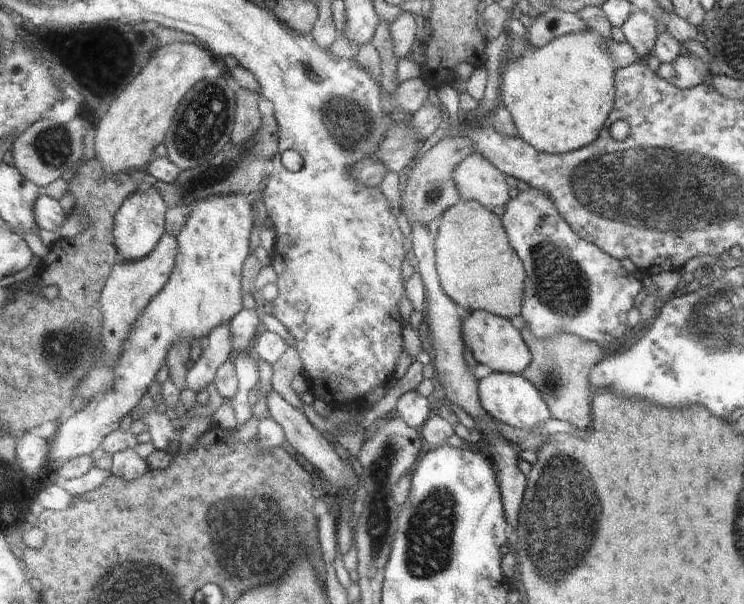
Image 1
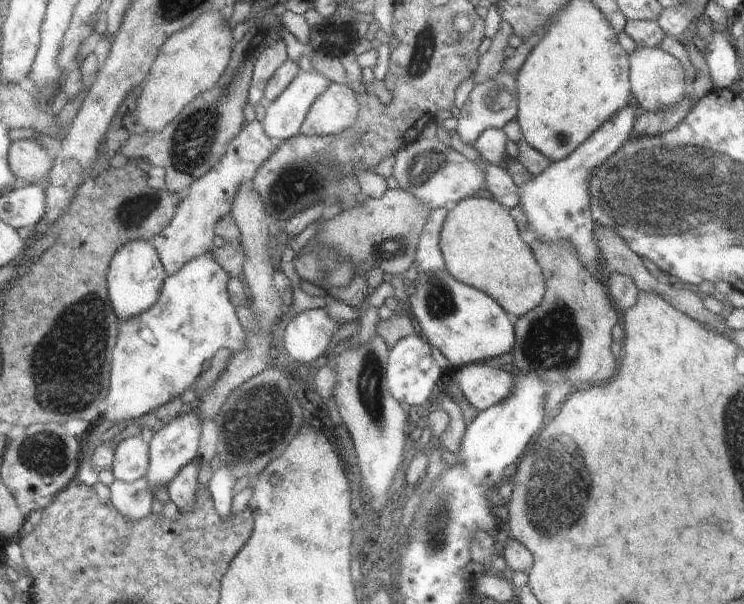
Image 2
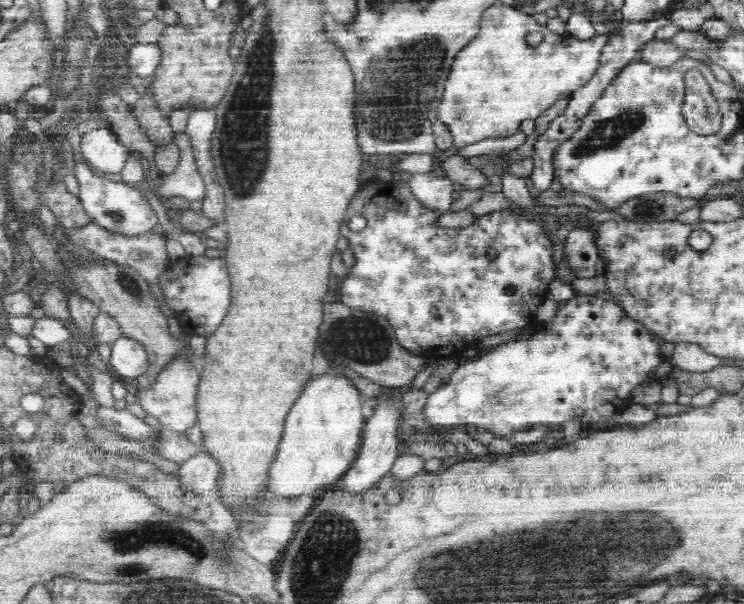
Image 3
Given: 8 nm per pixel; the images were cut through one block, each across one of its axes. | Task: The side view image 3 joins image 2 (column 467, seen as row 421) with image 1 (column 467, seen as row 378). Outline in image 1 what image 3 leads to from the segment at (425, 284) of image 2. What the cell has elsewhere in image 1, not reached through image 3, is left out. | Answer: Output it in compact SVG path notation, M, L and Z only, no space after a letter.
M485 310L463 312L461 335L465 348L472 352L476 362L486 364L490 370L499 373L523 374L532 362L531 349L521 332L518 332L506 318Z

